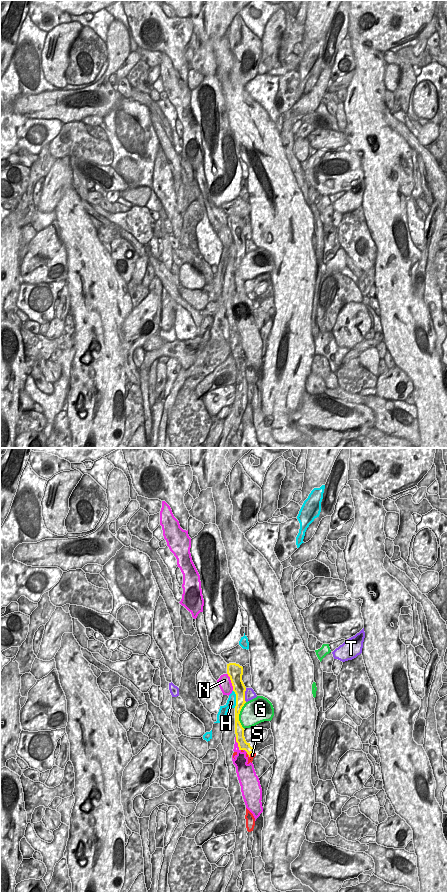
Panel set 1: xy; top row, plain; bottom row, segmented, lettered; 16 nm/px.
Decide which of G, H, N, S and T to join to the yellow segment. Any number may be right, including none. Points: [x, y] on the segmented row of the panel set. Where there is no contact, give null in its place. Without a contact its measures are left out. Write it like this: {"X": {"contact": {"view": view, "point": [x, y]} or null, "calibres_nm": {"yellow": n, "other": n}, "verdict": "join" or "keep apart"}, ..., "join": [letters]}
{"G": {"contact": {"view": "xy", "point": [238, 716]}, "calibres_nm": {"yellow": 160, "other": 400}, "verdict": "keep apart"}, "H": {"contact": {"view": "xy", "point": [236, 699]}, "calibres_nm": {"yellow": 200, "other": 160}, "verdict": "keep apart"}, "N": {"contact": {"view": "xy", "point": [231, 682]}, "calibres_nm": {"yellow": 240, "other": 220}, "verdict": "keep apart"}, "S": {"contact": {"view": "xy", "point": [250, 753]}, "calibres_nm": {"yellow": 160, "other": 90}, "verdict": "join"}, "T": {"contact": {"view": "xy", "point": [244, 695]}, "calibres_nm": {"yellow": 200, "other": 160}, "verdict": "keep apart"}, "join": ["S"]}

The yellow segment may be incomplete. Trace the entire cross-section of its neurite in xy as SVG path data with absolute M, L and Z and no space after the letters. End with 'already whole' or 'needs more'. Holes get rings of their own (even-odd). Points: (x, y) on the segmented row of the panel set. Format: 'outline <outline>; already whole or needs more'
outline M236 663L227 664L227 674L230 677L233 691L236 694L236 706L235 706L235 734L236 742L238 743L239 750L241 752L246 751L246 757L248 758L248 763L252 763L253 758L256 756L254 749L247 743L244 737L244 728L239 721L239 714L246 703L245 701L245 691L246 687L242 681L243 667Z; needs more

